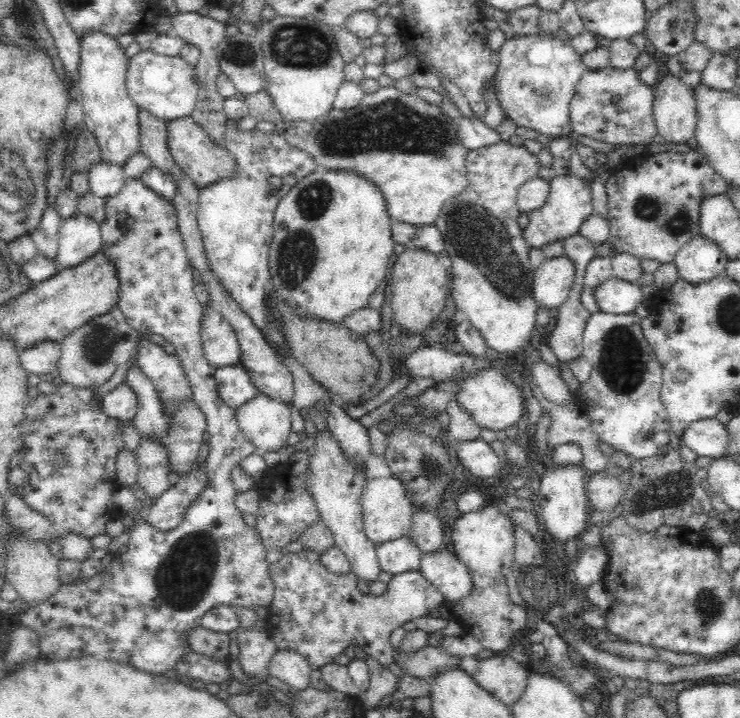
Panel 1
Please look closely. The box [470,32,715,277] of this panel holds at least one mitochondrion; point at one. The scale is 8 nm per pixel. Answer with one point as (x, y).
(648, 208)

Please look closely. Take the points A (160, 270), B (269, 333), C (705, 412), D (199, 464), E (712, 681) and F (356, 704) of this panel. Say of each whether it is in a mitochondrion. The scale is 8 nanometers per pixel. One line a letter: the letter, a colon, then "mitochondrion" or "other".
A: other
B: other
C: other
D: other
E: other
F: other

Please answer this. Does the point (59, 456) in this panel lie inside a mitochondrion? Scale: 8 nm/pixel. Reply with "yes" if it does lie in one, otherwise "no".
yes

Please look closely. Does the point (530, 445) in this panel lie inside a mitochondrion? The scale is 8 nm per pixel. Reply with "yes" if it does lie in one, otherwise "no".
no

